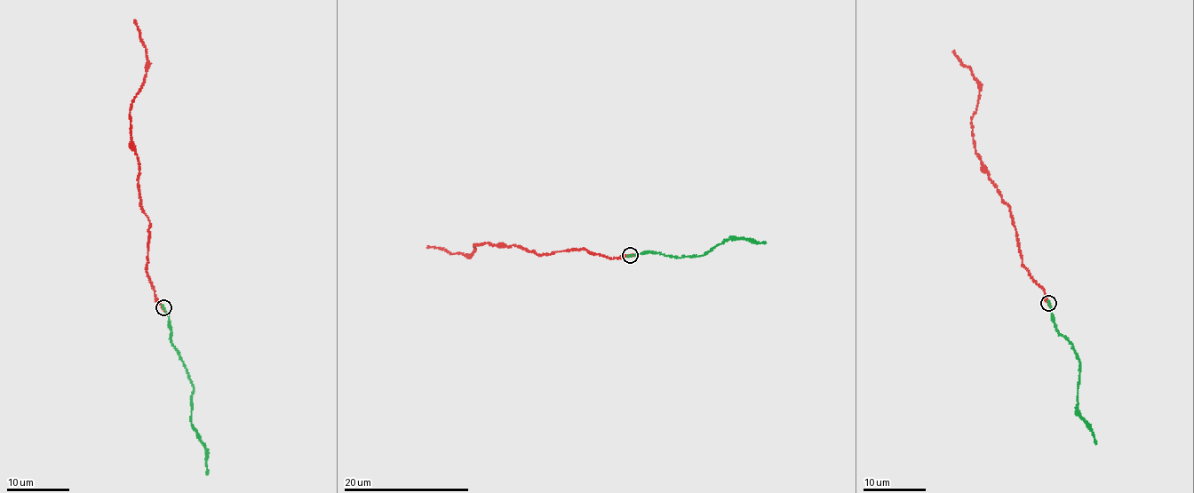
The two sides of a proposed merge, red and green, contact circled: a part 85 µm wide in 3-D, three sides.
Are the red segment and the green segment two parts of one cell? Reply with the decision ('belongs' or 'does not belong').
belongs

